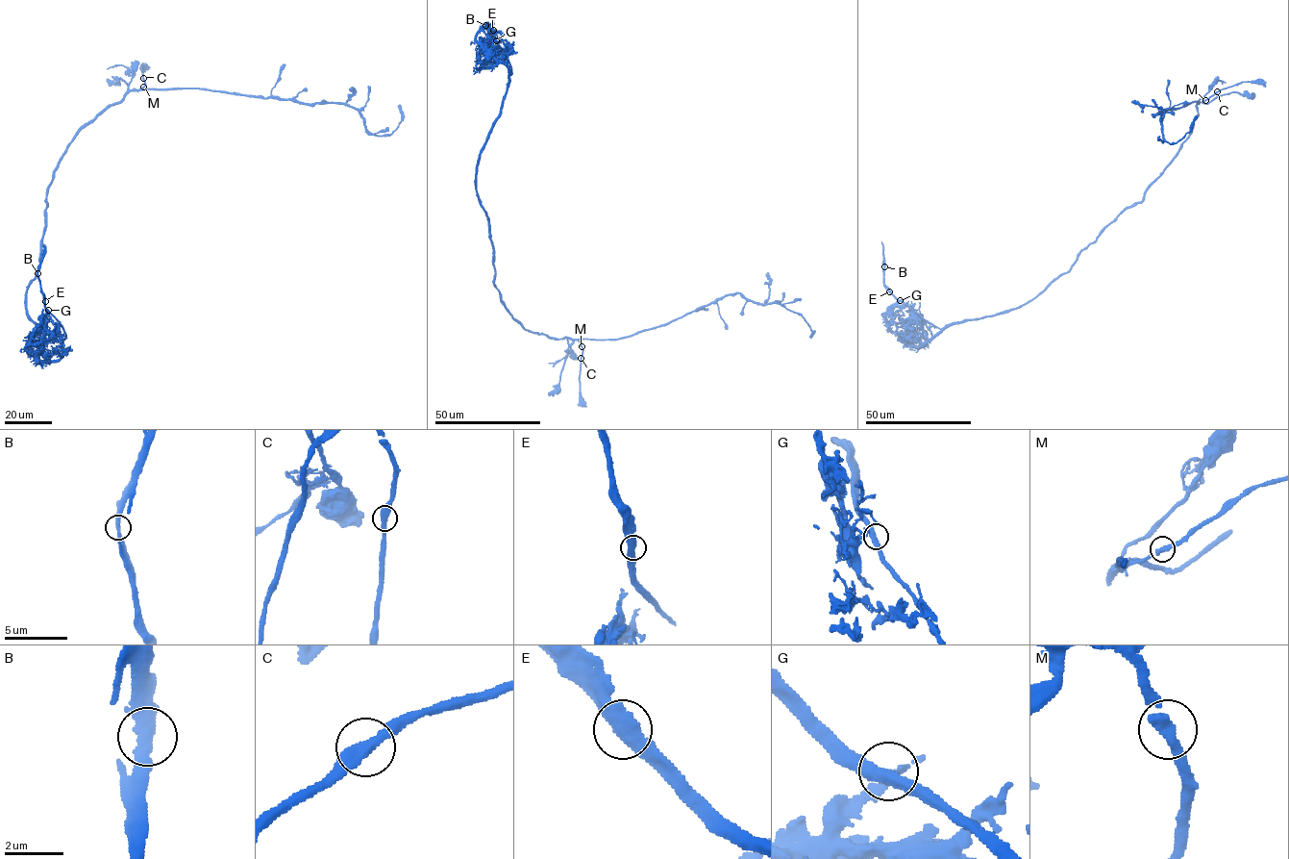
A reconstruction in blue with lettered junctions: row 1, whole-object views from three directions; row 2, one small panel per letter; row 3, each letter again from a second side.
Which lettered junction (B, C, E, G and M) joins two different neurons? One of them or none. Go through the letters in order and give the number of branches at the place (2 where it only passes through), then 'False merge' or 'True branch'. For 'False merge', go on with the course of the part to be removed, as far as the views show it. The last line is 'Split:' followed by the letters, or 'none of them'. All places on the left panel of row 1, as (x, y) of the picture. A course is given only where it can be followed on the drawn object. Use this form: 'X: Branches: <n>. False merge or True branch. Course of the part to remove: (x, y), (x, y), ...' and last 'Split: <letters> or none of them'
B: Branches: 2. True branch
C: Branches: 2. True branch
E: Branches: 2. True branch
G: Branches: 2. True branch
M: Branches: 2. True branch
Split: none of them

